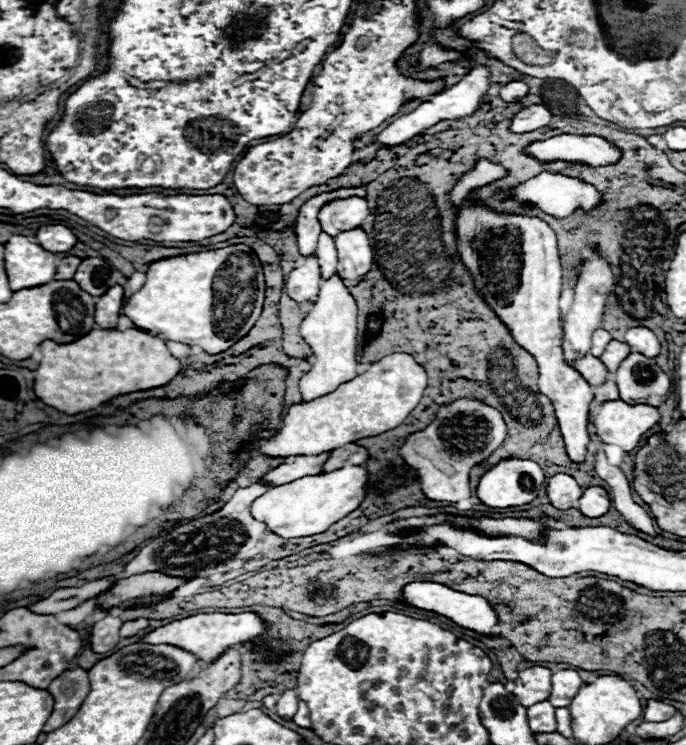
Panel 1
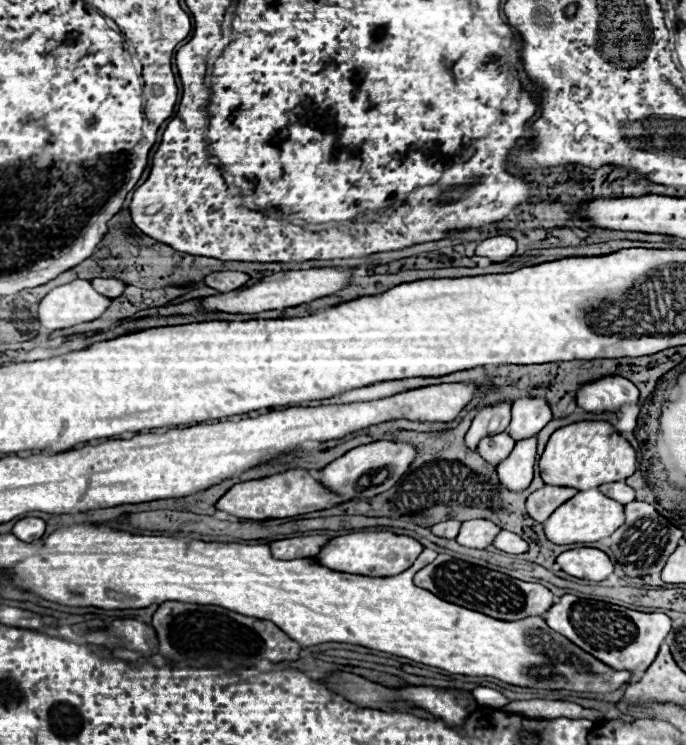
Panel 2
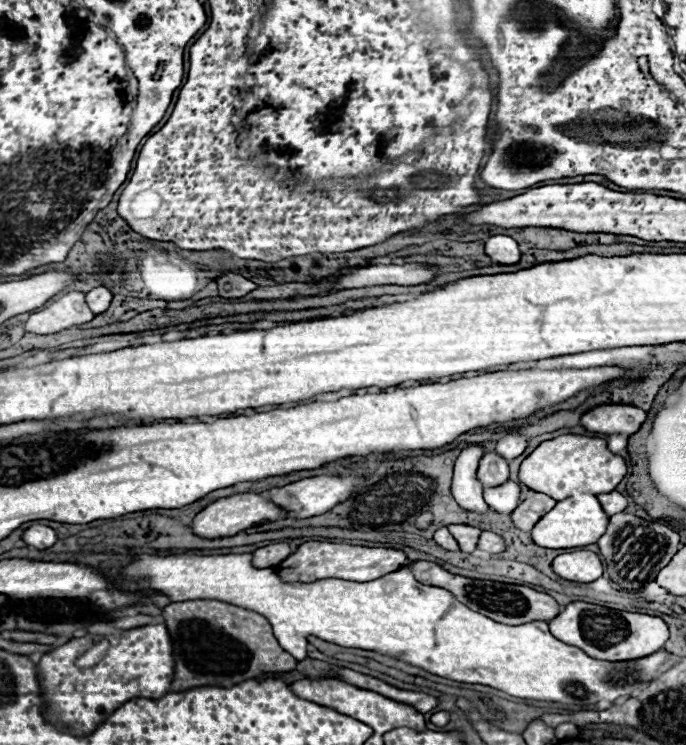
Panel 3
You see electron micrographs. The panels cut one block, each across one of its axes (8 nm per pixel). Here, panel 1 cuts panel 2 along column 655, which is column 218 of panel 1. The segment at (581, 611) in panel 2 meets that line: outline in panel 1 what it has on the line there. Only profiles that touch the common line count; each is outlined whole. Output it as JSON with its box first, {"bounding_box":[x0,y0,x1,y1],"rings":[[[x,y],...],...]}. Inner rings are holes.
{"bounding_box":[140,612,266,664],"rings":[[[214,612],[214,614],[196,614],[196,616],[182,618],[182,620],[174,620],[166,626],[160,626],[160,628],[144,634],[140,638],[140,642],[142,644],[174,644],[182,650],[188,650],[188,652],[196,654],[196,658],[204,660],[206,664],[210,664],[216,658],[220,658],[228,648],[252,642],[254,638],[262,636],[264,630],[266,630],[266,624],[254,612],[244,612],[244,614]]]}

